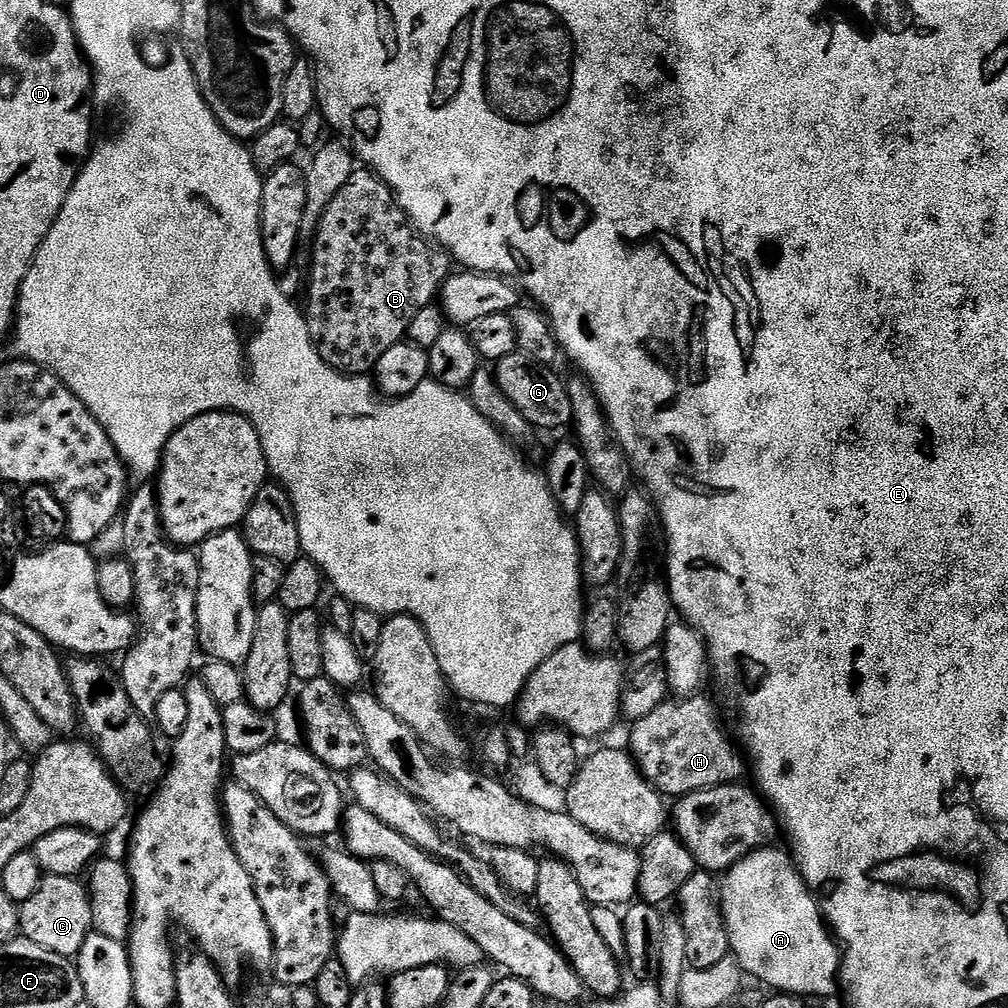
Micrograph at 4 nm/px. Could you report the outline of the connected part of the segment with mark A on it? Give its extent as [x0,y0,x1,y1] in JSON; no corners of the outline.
[720,846,842,998]

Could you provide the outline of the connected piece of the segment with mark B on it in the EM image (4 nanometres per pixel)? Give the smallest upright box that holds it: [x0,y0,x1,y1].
[306,170,454,376]

